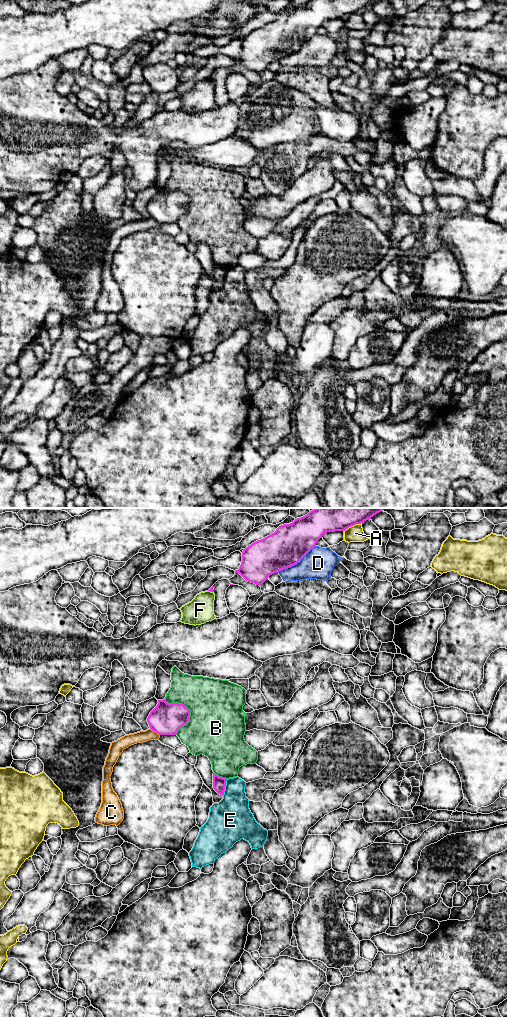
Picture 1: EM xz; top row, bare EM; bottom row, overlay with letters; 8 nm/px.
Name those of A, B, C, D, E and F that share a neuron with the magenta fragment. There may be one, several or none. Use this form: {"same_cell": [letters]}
{"same_cell": []}

